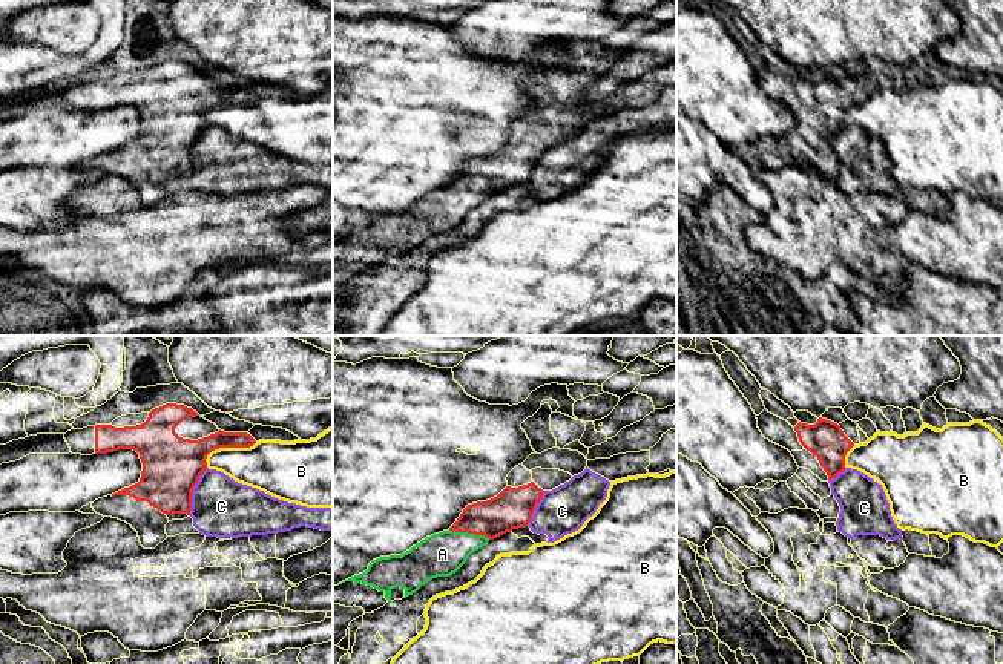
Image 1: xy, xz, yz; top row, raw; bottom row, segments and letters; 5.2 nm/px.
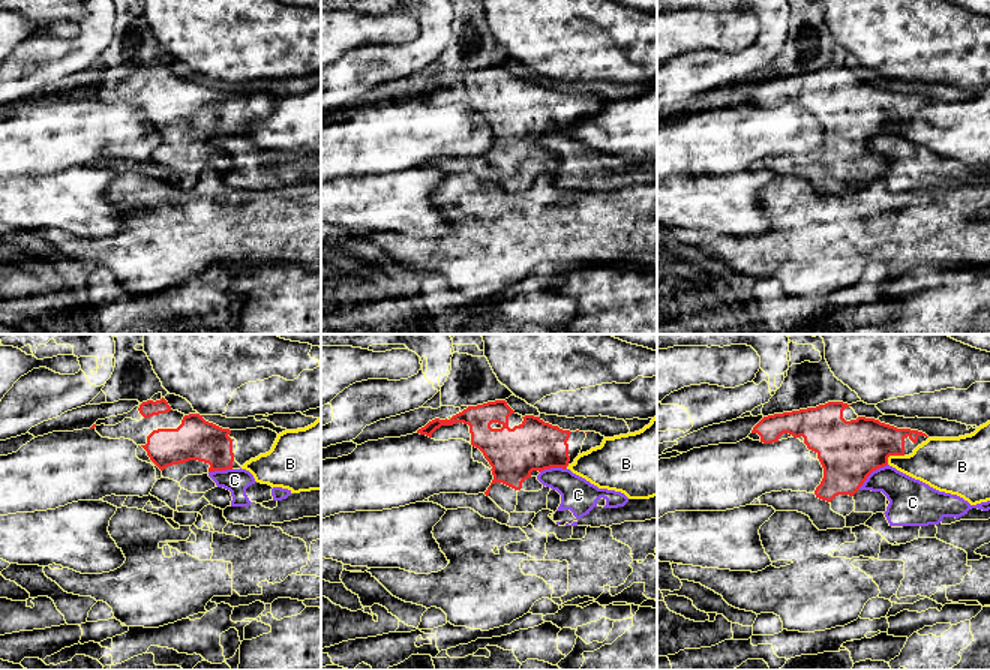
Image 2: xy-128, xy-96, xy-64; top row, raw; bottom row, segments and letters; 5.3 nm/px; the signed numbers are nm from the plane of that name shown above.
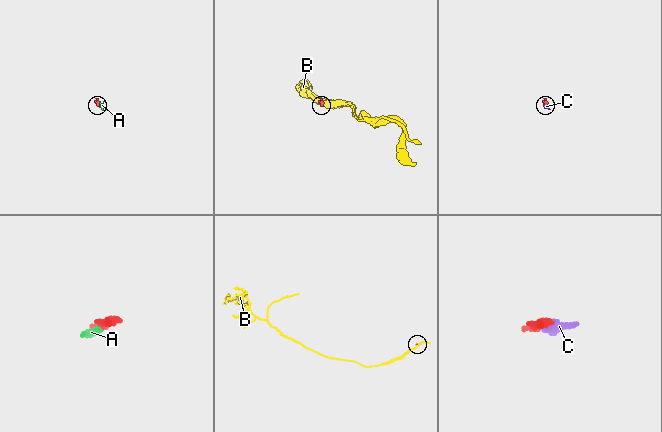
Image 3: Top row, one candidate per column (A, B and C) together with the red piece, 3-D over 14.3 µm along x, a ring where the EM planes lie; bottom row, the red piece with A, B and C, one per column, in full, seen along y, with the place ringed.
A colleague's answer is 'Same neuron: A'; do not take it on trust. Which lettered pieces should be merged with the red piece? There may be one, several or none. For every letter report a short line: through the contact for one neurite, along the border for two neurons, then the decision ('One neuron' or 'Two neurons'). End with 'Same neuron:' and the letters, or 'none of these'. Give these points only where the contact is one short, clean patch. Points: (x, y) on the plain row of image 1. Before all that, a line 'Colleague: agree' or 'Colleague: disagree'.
Colleague: agree
A: One neuron
B: Two neurons
C: Two neurons
Same neuron: A

